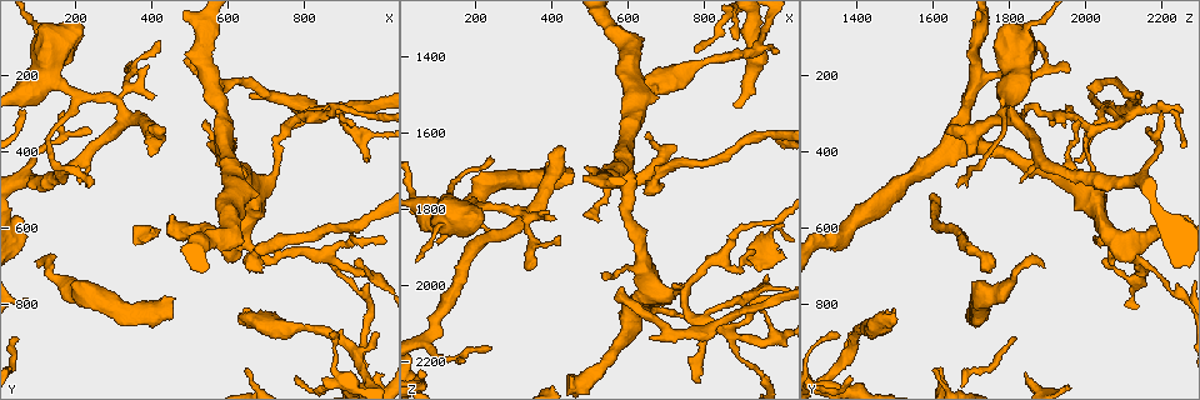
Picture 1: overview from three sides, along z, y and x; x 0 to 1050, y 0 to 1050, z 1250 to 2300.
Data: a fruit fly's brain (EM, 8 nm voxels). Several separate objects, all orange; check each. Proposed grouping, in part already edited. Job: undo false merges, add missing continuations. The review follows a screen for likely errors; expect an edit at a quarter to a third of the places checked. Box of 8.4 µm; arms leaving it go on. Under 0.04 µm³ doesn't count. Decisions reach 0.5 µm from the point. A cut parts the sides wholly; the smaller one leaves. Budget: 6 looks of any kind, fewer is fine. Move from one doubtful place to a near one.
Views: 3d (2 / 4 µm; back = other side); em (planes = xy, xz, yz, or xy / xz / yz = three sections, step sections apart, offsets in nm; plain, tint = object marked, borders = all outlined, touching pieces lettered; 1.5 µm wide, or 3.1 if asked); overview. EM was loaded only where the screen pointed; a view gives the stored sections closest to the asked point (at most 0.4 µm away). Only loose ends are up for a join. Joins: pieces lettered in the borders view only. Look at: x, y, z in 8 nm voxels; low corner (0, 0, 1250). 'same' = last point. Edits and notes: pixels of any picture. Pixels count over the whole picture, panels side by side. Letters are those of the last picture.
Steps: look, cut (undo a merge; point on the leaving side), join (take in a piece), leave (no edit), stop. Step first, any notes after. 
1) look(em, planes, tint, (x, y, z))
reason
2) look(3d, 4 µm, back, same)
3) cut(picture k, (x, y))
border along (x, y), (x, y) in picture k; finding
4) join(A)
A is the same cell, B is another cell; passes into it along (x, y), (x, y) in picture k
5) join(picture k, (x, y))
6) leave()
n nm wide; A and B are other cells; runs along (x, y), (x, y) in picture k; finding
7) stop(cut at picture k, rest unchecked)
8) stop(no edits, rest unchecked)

look(em, planes, borders, (965, 425, 1970))
thin end

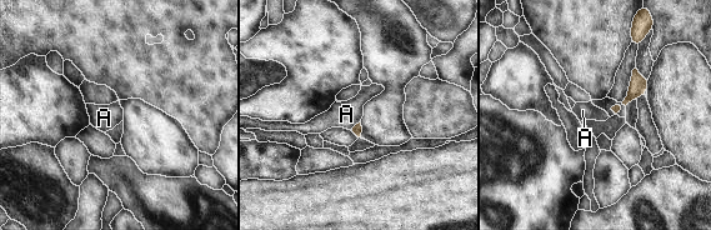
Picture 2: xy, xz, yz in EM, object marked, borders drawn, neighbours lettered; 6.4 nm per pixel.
leave()
A is another cell; border along (360, 121), (351, 130) in picture 2; none of them fits

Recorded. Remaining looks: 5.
look(em, planes, tint, (875, 695, 2135))
branch point

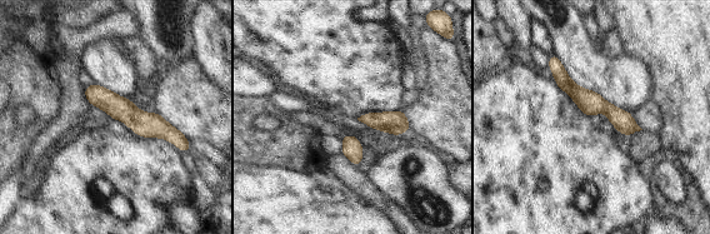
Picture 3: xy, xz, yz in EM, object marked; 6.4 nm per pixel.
look(em, planes, borders, same)
what lies round it

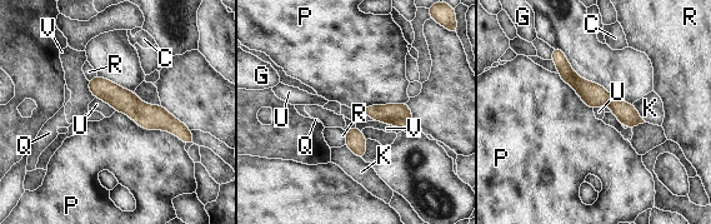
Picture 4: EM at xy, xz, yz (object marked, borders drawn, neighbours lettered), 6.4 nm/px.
leave()
110 nm wide; C, G, K, P, Q, R, U and V are other cells; runs along (91, 83), (186, 138) in picture 4; all the same neuron

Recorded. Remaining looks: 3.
look(3d, 2 µm, (540, 320, 1975))
thin end

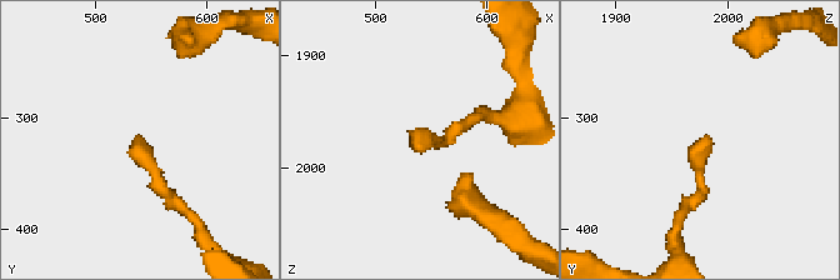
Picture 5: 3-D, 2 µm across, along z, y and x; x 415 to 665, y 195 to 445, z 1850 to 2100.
look(em, xz, step 8, borders, (538, 316, 1978))

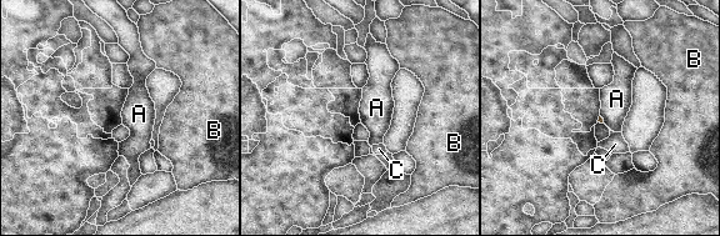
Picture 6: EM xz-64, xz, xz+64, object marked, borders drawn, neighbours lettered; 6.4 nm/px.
look(em, planes, borders, same)

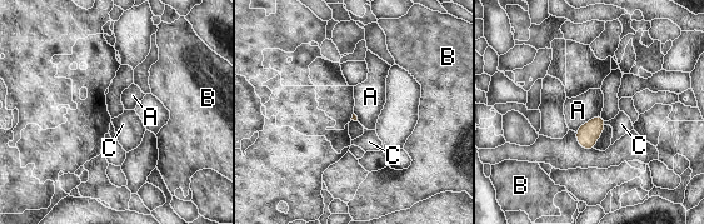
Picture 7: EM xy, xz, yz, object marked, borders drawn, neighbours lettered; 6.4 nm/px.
leave()
A touches over 200 nm; A, B and C are other cells; border along (600, 114), (585, 122), (575, 132) in picture 7; no lettered piece goes on from it

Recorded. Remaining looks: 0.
stop(no edits, rest unchecked)

